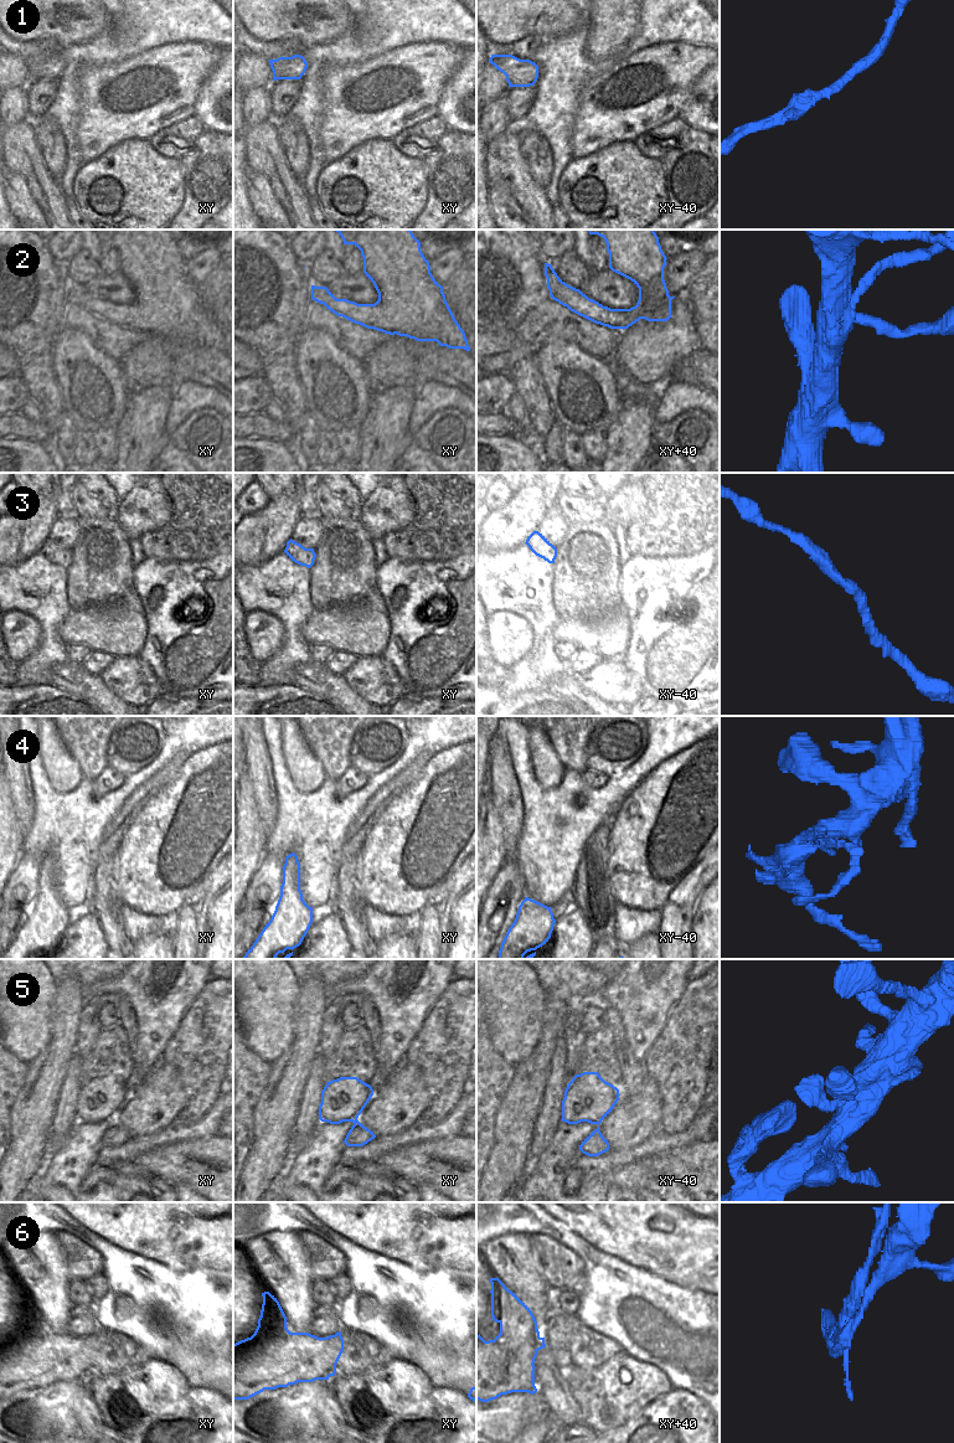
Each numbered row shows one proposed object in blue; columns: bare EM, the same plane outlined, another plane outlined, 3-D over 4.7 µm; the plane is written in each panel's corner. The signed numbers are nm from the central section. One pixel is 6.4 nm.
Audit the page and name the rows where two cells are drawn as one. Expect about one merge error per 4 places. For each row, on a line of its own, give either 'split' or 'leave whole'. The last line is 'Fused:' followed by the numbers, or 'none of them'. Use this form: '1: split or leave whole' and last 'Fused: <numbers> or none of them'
1: leave whole
2: split
3: leave whole
4: split
5: leave whole
6: split
Fused: 2, 4, 6

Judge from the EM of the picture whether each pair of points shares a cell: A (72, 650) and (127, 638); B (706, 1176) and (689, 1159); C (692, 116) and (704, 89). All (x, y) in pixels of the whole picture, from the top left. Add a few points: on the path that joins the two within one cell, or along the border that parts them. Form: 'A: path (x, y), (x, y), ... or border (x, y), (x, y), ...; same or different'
A: border (66, 644), (83, 644), (91, 649); different
B: path (706, 1170), (695, 1159); same
C: path (699, 109), (705, 103), (705, 96); same

